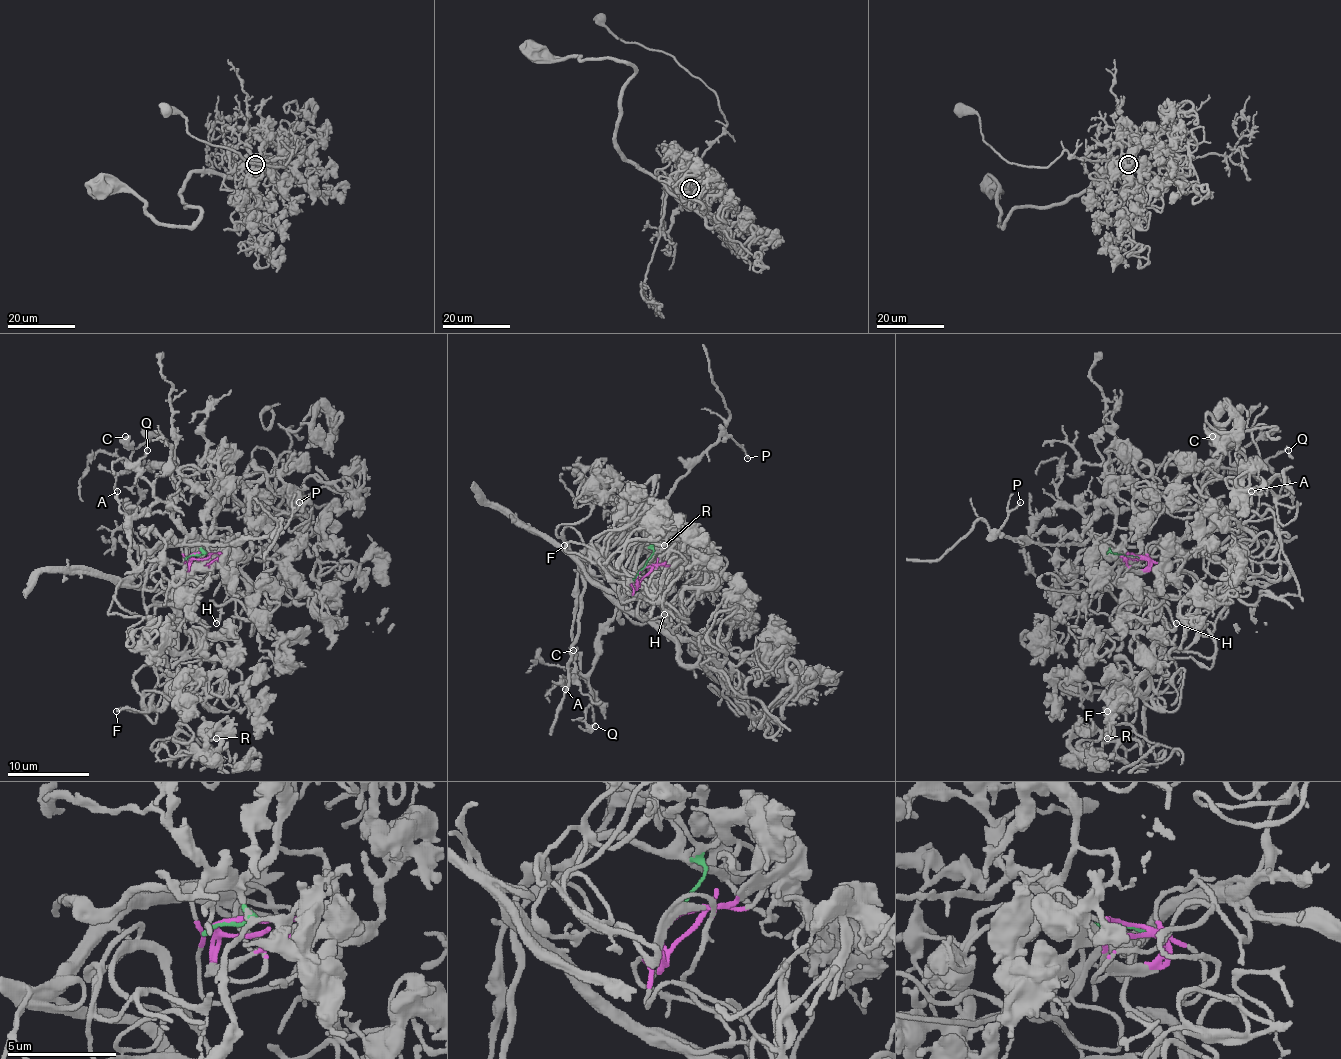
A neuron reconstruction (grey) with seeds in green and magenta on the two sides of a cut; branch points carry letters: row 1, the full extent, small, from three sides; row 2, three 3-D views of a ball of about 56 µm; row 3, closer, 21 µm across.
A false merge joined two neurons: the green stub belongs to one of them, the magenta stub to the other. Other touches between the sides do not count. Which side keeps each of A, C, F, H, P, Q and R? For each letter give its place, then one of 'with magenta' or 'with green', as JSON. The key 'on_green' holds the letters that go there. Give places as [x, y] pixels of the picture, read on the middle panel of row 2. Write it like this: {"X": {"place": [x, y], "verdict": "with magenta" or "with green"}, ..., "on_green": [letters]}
{"A": {"place": [565, 689], "verdict": "with green"}, "C": {"place": [573, 650], "verdict": "with green"}, "F": {"place": [564, 545], "verdict": "with magenta"}, "H": {"place": [664, 614], "verdict": "with magenta"}, "P": {"place": [747, 458], "verdict": "with green"}, "Q": {"place": [595, 726], "verdict": "with green"}, "R": {"place": [664, 545], "verdict": "with magenta"}, "on_green": ["A", "C", "P", "Q"]}

